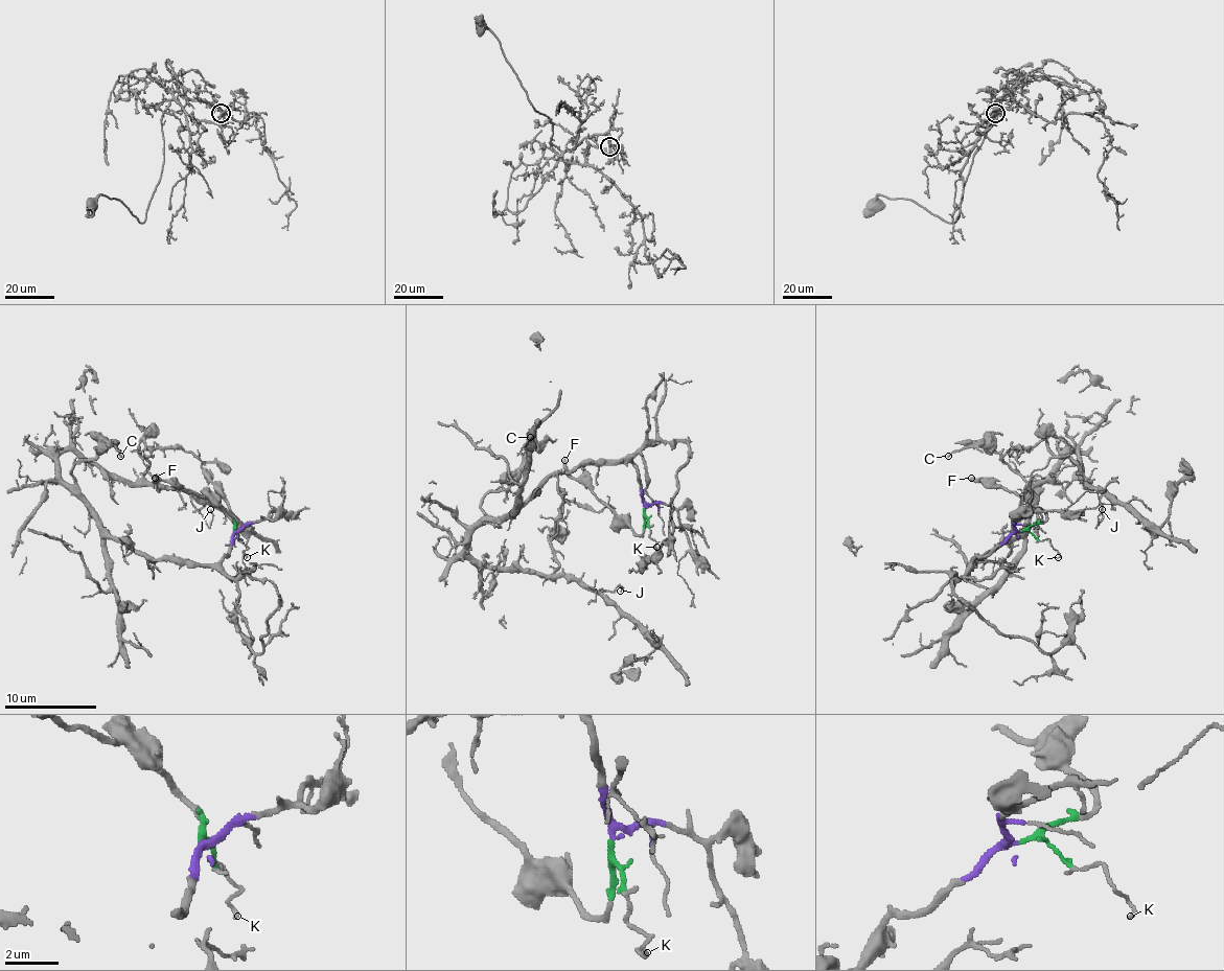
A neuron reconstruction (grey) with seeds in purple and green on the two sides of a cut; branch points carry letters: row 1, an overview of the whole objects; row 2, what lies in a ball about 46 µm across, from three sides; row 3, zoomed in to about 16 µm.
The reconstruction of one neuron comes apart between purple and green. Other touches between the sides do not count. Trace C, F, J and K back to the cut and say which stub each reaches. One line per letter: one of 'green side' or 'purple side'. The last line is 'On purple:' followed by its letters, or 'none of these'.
C: purple side
F: green side
J: purple side
K: green side
On purple: C, J

